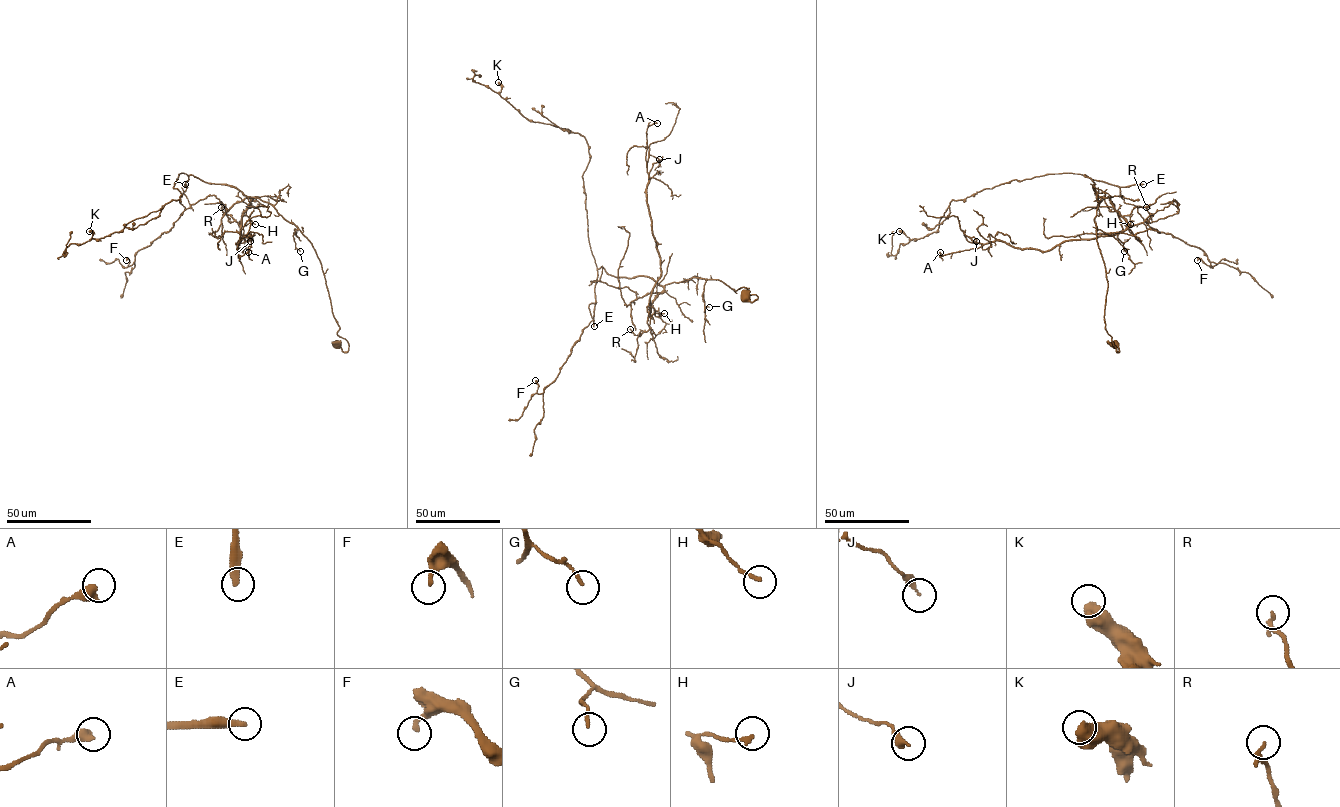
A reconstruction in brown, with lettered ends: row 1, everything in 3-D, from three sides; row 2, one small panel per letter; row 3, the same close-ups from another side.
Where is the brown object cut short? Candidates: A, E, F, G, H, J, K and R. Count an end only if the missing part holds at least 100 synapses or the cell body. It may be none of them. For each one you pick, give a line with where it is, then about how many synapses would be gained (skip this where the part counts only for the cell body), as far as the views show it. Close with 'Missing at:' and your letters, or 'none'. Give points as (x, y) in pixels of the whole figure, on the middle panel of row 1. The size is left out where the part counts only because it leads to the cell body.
E: at (594, 326); about 200 synapses
Missing at: E

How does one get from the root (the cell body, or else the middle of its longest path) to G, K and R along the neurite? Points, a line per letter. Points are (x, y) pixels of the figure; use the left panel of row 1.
G: (338, 344), (348, 350), (348, 342), (337, 333), (321, 262), (298, 229), (293, 237), (300, 251)
K: (338, 344), (348, 350), (312, 244), (257, 198), (182, 173), (179, 199), (108, 236), (90, 239), (89, 231)
R: (338, 344), (348, 350), (311, 242), (257, 198), (240, 225), (221, 207)

